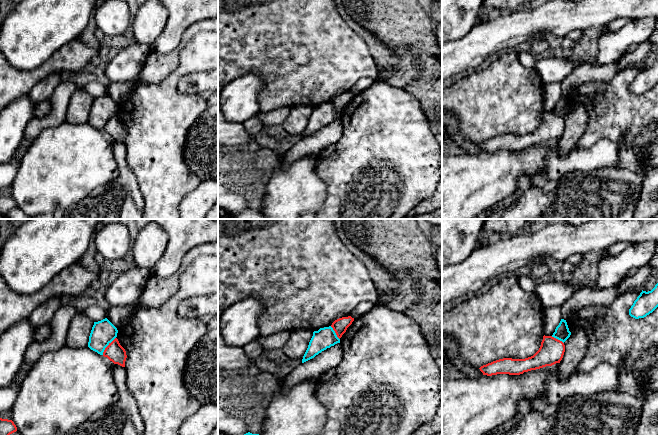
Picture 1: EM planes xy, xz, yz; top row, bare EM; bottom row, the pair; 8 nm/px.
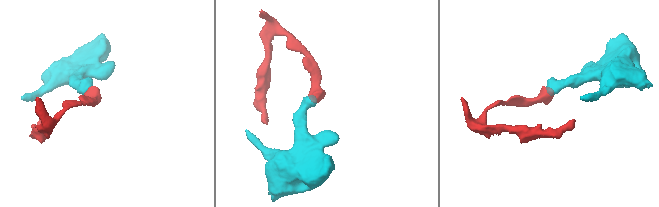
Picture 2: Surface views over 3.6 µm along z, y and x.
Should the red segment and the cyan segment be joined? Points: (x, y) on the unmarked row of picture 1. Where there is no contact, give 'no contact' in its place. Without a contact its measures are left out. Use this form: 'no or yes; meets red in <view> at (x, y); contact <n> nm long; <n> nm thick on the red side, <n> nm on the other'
no; meets red in xy at (107, 122); contact 180 nm long; 150 nm thick on the red side, 200 nm on the other

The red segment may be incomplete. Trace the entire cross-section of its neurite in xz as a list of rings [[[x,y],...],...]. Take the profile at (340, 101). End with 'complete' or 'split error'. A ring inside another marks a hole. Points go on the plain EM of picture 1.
[[[351,92],[348,93],[342,93],[337,96],[335,96],[331,103],[335,107],[337,113],[340,115],[342,111],[346,108],[347,104],[352,100],[354,97],[354,94]]]; complete

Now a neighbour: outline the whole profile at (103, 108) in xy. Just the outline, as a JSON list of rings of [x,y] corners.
[[[107,95],[94,98],[92,103],[88,123],[103,131],[105,124],[117,113],[117,104]]]

